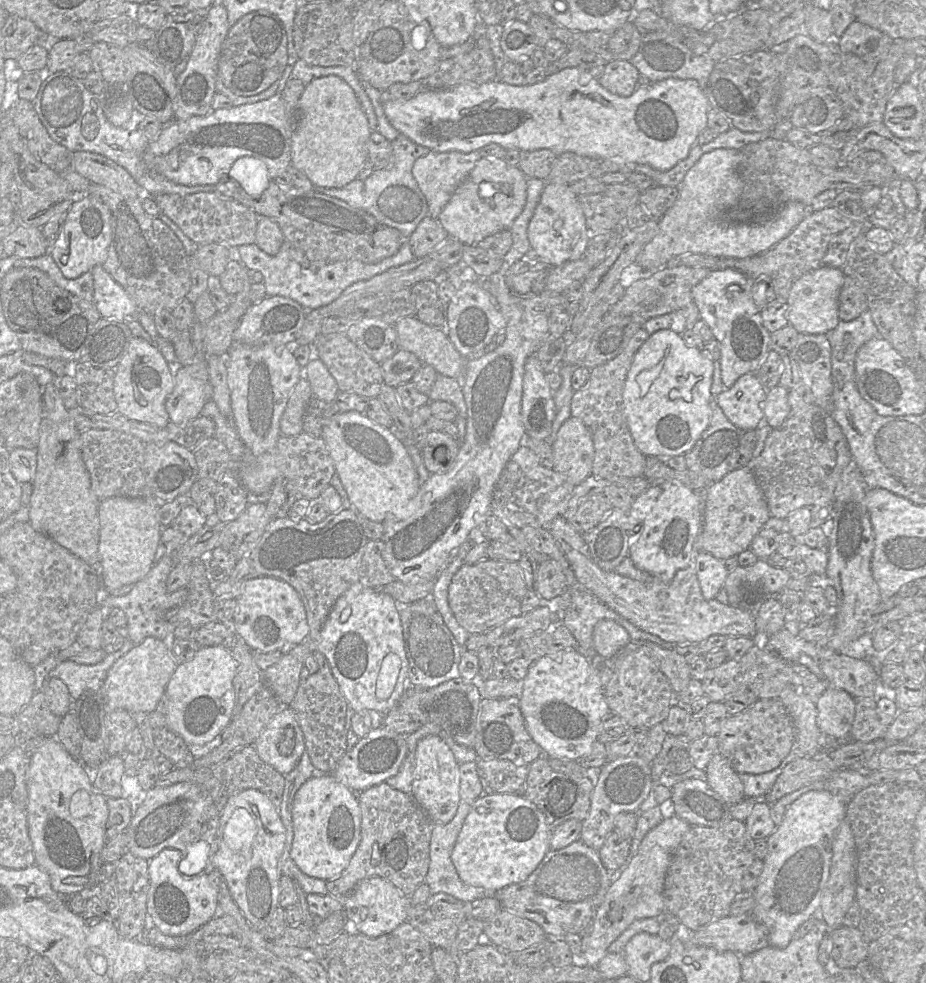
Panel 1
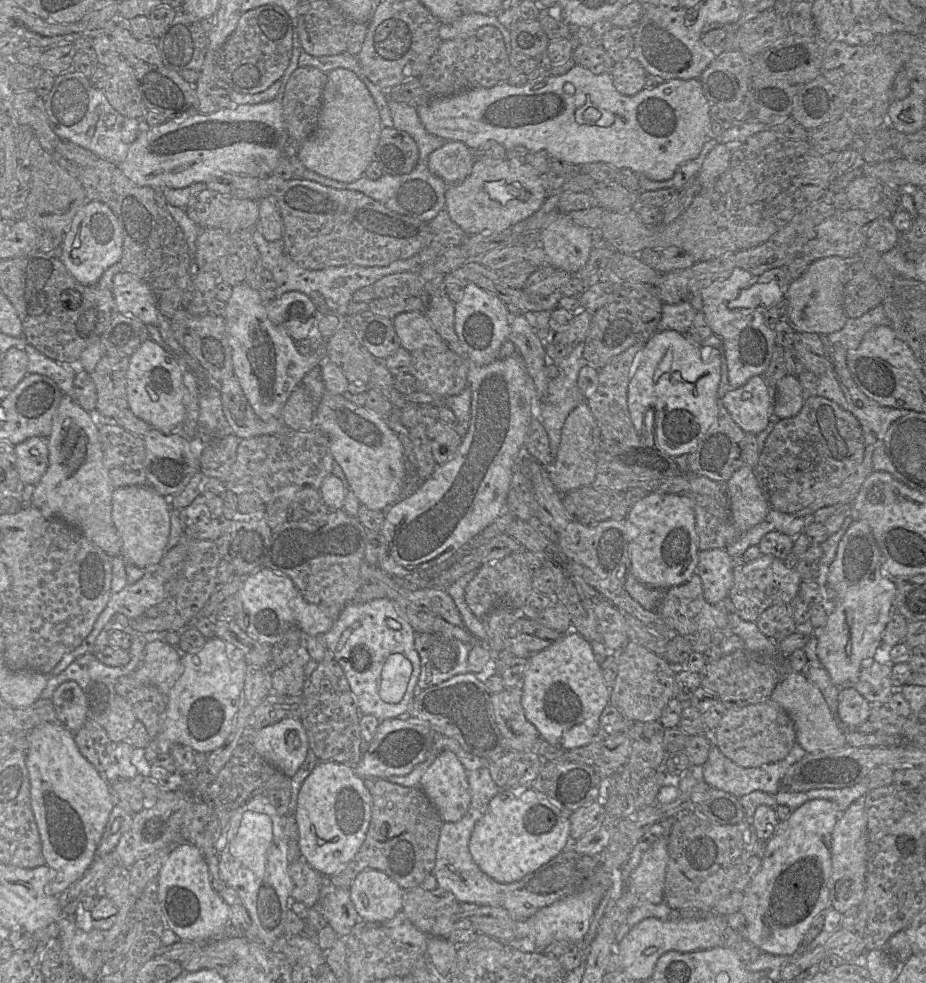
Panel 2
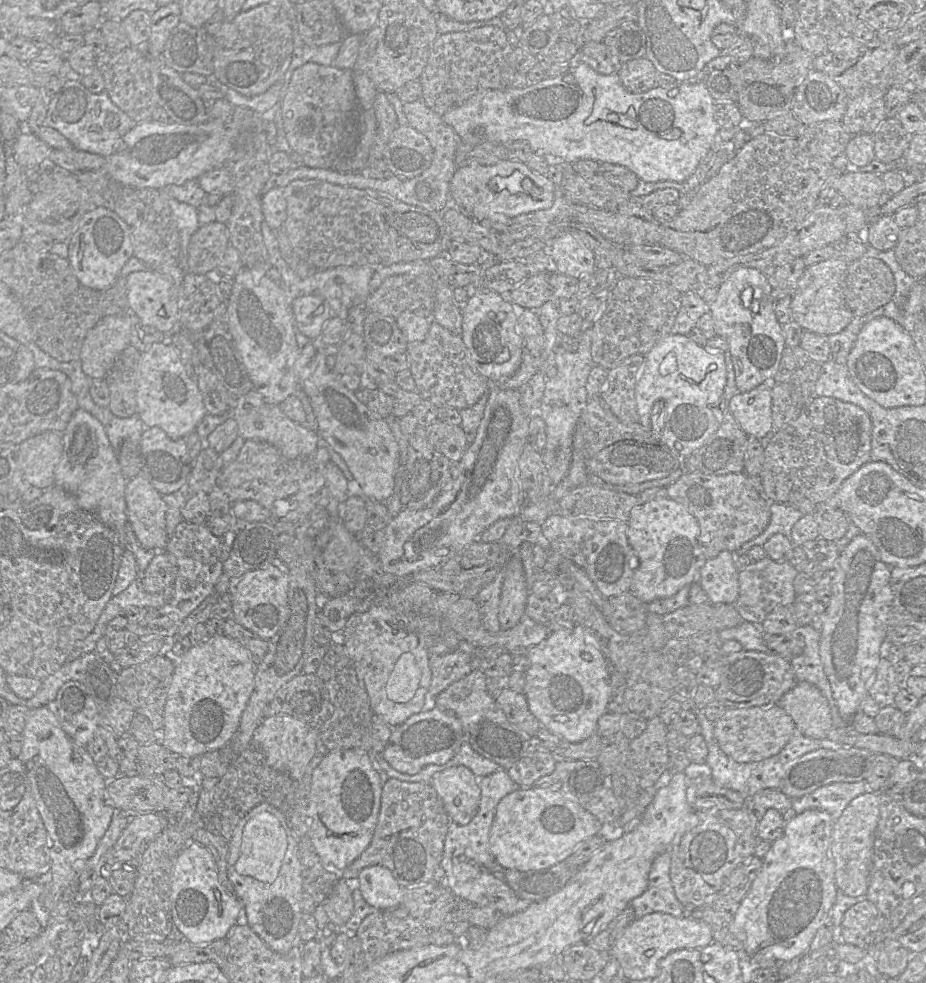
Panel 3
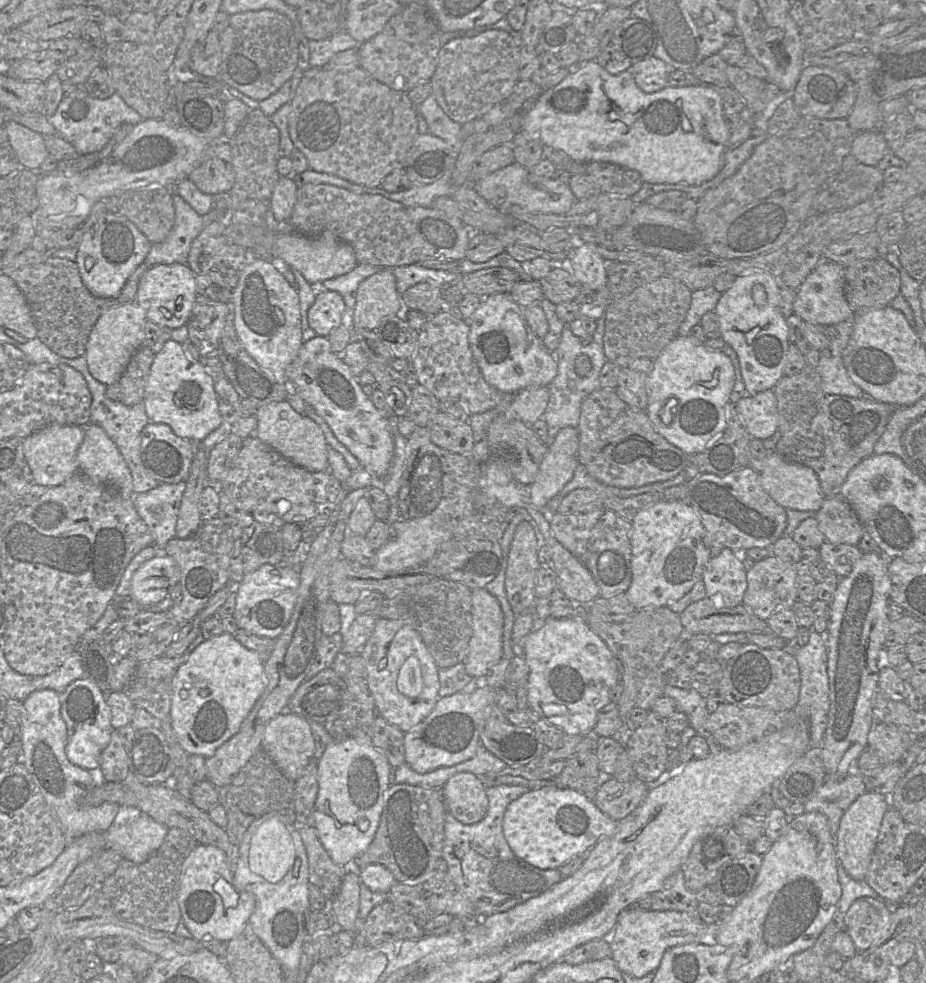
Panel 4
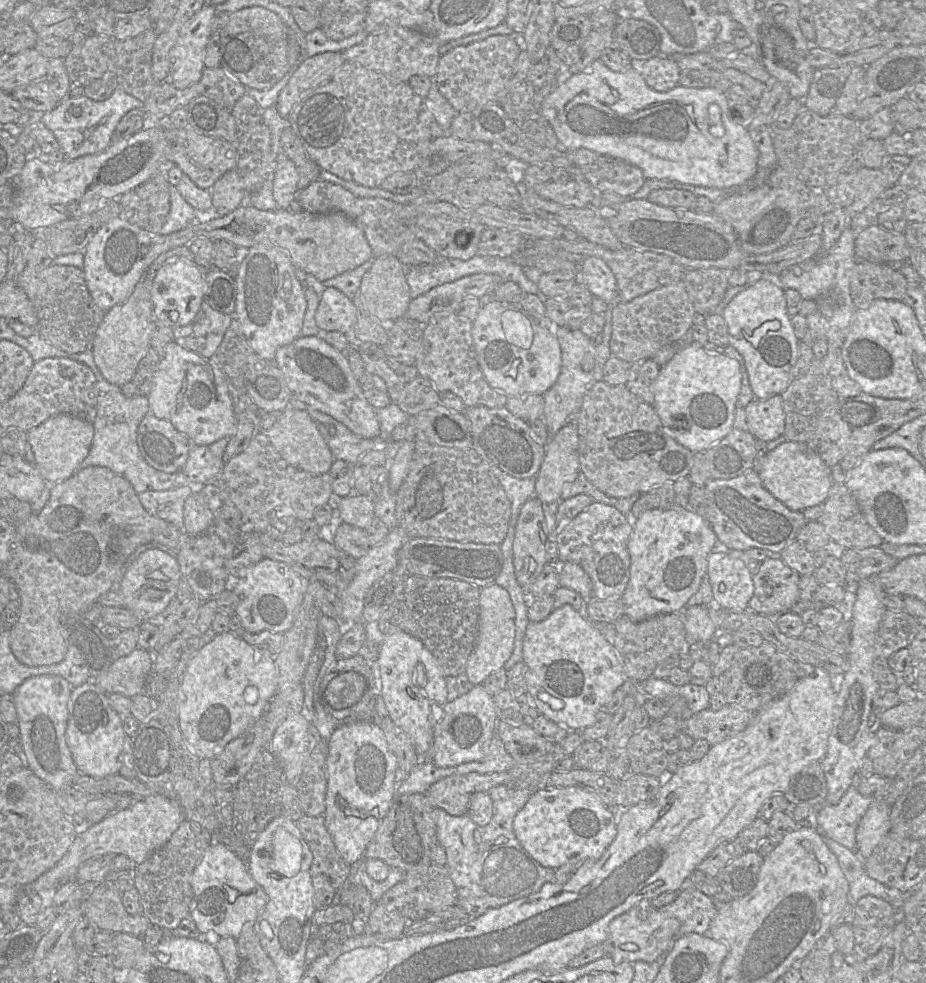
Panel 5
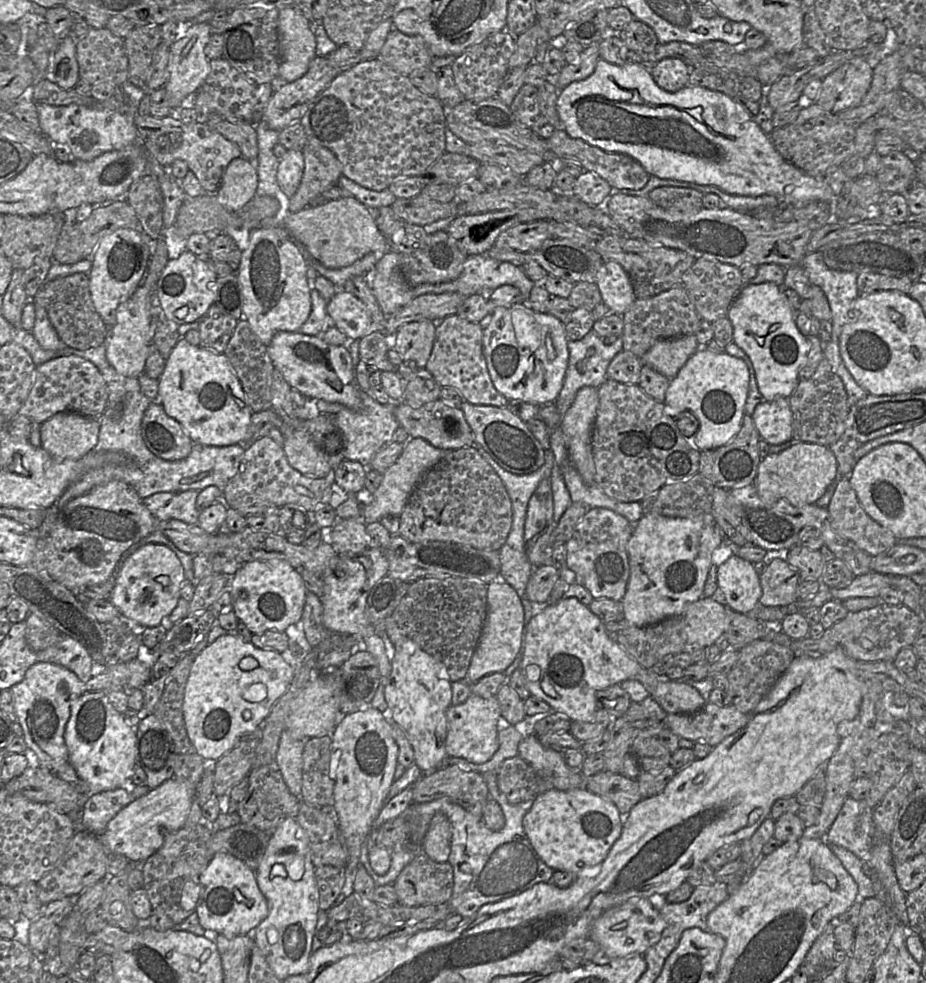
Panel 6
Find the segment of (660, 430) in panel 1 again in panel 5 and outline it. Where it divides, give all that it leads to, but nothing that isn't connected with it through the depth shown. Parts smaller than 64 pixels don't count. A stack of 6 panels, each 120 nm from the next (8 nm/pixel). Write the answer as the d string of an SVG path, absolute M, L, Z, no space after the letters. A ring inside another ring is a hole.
M694 341L680 349L672 359L660 367L654 383L653 407L664 431L679 444L696 453L708 449L731 430L742 374L737 360L725 353L709 351ZM683 417L687 428L664 426L664 419Z

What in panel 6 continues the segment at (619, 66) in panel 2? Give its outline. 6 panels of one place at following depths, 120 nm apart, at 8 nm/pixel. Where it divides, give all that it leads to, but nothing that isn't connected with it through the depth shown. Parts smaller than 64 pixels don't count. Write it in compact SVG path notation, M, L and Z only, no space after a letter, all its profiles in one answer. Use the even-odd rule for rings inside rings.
M678 58L662 59L650 69L657 85L669 93L688 85L690 71L690 67Z

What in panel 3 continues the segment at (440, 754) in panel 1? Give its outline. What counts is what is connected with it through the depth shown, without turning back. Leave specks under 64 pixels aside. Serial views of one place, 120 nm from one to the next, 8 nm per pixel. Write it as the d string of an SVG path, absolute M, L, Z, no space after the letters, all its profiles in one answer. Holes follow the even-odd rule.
M461 765L449 767L435 773L430 784L451 821L466 825L472 820L478 810L481 791L470 769Z

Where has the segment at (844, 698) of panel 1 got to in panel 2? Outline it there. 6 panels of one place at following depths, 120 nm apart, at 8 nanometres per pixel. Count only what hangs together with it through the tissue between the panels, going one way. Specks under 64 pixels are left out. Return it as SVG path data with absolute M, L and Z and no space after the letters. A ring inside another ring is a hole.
M853 687L840 688L837 718L844 729L868 721L872 705Z

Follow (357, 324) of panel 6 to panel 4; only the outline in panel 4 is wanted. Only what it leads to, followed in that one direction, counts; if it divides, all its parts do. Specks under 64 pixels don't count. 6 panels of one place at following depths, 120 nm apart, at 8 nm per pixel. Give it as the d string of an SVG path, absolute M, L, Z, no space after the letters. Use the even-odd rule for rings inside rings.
M329 290L321 292L309 308L309 326L317 336L327 337L332 330L342 325L345 311L346 305L338 292Z

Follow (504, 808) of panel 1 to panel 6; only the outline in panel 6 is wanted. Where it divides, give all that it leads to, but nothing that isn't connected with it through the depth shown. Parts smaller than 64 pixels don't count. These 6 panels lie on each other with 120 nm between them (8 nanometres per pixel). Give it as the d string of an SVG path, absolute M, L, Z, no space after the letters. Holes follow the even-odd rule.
M585 788L561 791L548 789L539 793L522 820L523 828L541 860L554 871L566 871L576 876L583 868L600 865L621 835L624 817L617 807L605 798Z

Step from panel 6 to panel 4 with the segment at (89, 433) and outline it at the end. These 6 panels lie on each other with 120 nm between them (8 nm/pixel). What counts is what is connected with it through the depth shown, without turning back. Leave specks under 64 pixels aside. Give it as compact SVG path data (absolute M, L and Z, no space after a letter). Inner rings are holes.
M52 423L24 438L24 457L33 474L34 482L41 486L54 487L78 472L77 451L84 436L85 427Z

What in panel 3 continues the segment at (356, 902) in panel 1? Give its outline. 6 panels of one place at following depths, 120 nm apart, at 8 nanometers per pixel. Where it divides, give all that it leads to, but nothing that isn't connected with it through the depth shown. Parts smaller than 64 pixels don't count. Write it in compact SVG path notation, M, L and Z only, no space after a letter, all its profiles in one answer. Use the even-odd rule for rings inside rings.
M381 865L363 868L353 887L359 888L365 901L377 910L401 905L402 888L391 871Z

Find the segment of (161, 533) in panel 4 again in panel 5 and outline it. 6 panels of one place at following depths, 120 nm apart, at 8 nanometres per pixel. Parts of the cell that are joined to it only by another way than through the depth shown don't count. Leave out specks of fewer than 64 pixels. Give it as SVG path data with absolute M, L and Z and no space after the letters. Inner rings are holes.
M182 486L166 491L145 491L138 494L143 508L152 516L158 517L184 531L184 504L186 499L202 487Z

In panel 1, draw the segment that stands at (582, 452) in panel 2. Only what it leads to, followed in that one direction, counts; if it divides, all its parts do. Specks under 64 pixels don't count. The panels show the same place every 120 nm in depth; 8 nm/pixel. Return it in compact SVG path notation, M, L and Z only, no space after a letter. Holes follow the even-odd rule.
M570 416L564 422L552 449L553 469L572 484L579 484L592 474L594 444L589 429L579 418Z

